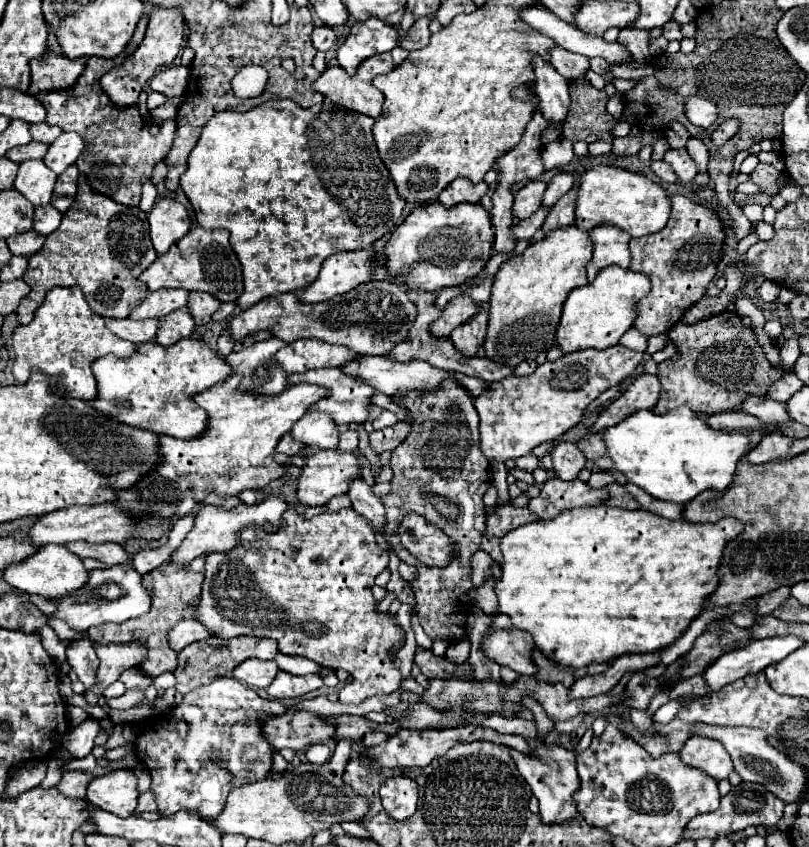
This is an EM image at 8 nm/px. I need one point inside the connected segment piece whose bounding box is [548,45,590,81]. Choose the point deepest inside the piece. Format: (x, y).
(569, 65)

